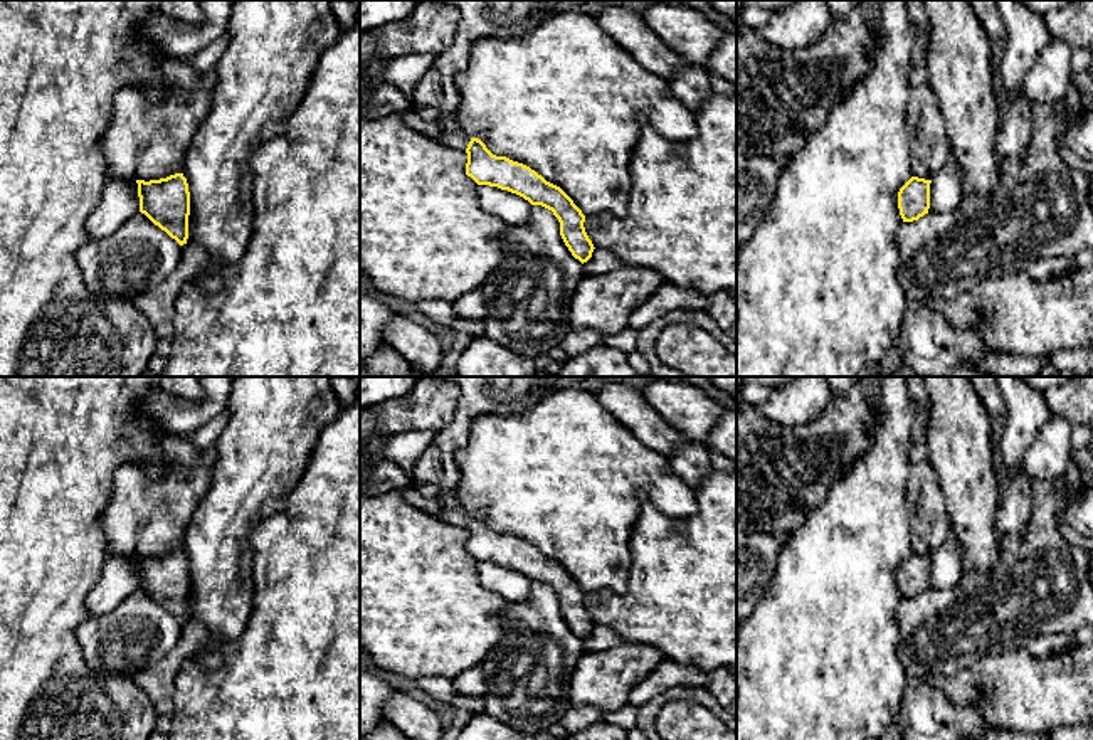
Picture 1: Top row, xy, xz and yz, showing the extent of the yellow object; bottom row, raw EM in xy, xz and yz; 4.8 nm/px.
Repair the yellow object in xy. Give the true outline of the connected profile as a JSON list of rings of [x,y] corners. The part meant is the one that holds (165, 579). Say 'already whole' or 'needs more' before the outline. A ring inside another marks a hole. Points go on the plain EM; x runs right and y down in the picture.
already whole | [[[183,550],[160,557],[136,557],[140,589],[180,622],[188,616],[190,568]]]

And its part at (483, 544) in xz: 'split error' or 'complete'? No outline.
split error

